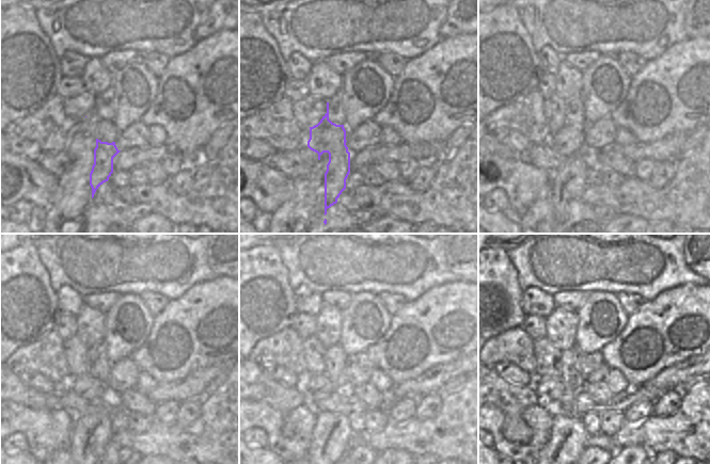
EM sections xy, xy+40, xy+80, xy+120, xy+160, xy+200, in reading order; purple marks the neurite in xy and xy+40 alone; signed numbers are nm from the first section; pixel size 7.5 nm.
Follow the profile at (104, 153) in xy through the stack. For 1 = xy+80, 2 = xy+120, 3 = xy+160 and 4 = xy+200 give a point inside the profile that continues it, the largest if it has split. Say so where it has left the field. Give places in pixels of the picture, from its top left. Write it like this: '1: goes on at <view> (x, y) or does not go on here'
1: goes on at xy+80 (568, 186)
2: goes on at xy+120 (92, 434)
3: goes on at xy+160 (331, 441)
4: goes on at xy+200 (569, 437)

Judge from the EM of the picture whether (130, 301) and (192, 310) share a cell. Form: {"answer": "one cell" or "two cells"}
{"answer": "two cells"}

